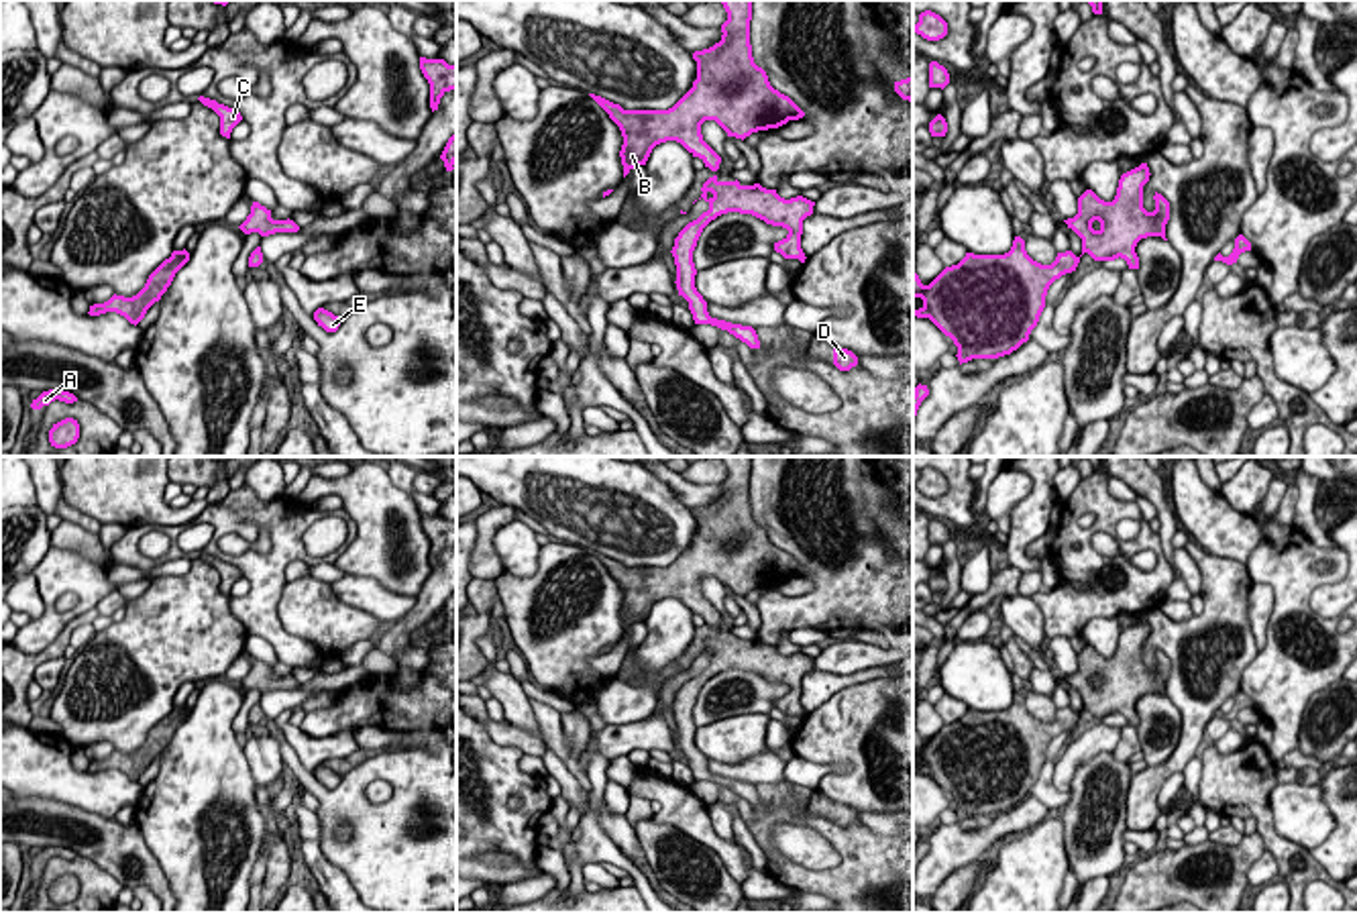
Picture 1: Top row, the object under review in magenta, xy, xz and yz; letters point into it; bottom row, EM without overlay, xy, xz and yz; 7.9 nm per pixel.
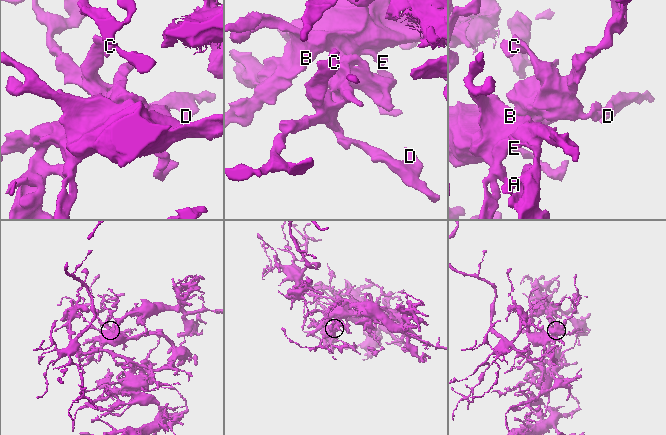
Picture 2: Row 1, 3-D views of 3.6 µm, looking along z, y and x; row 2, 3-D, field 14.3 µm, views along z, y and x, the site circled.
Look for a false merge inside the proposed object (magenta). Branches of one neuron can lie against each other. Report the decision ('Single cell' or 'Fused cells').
Single cell

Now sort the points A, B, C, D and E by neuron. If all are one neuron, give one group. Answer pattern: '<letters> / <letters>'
A B C D E

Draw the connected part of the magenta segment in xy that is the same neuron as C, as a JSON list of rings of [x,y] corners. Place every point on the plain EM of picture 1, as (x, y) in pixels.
[[[204,552],[198,556],[220,573],[220,591],[230,595],[232,585],[242,577],[240,569]]]

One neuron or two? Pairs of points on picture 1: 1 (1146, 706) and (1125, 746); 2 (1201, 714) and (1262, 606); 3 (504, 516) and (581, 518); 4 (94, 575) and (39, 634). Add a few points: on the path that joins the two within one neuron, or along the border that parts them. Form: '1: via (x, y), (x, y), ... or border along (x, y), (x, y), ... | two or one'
1: border along (1135, 726), (1142, 750) | two
2: border along (1252, 583), (1250, 628), (1258, 651) | two
3: border along (502, 504), (512, 504), (520, 510) | two
4: via (90, 594), (70, 616), (58, 620) | one

